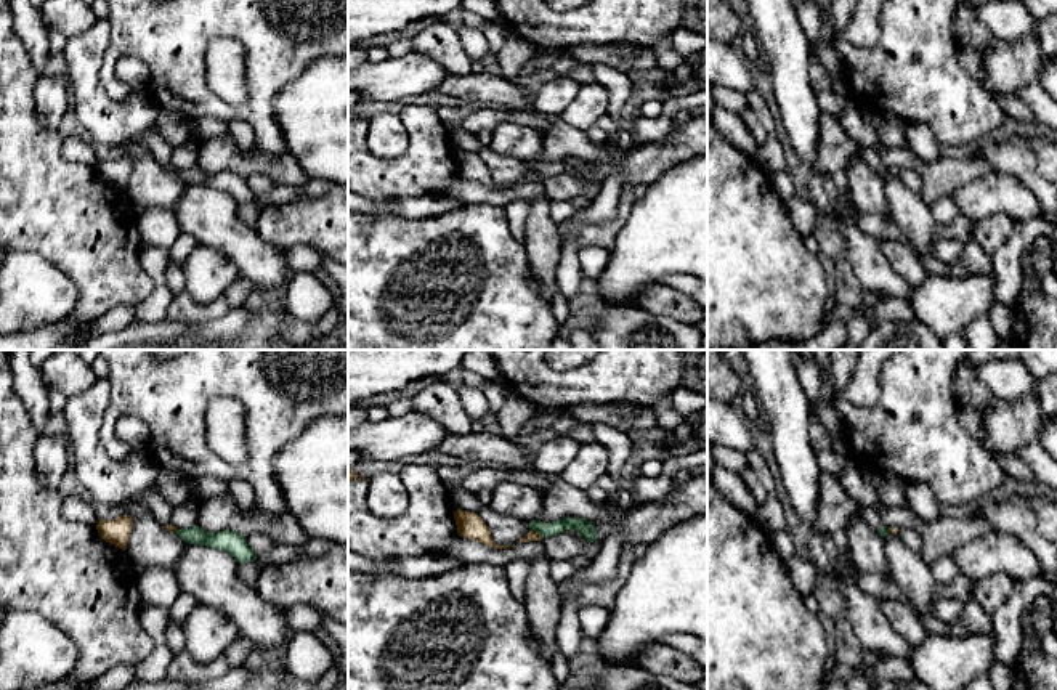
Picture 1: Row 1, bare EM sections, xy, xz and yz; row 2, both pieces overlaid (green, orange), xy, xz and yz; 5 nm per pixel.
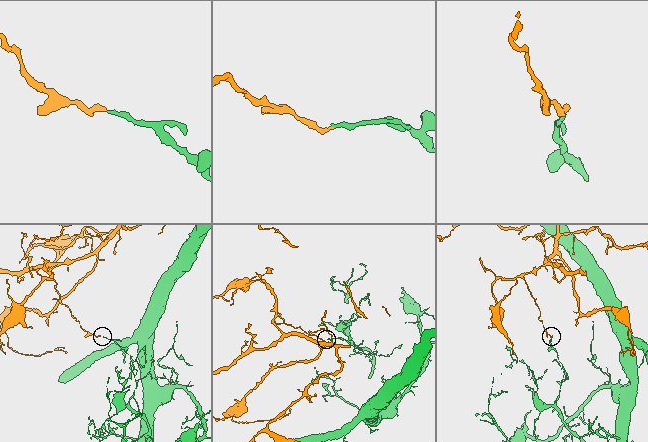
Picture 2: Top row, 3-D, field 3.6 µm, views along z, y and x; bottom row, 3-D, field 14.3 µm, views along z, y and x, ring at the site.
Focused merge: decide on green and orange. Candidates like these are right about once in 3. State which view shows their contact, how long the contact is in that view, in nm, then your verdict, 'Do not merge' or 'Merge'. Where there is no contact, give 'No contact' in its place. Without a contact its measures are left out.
Touches green in xz. Shared border 70 nm. Do not merge

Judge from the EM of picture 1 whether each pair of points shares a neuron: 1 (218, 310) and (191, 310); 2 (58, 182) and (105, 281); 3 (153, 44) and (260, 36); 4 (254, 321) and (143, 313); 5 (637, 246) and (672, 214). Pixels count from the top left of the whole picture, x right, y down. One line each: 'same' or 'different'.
1: same
2: same
3: same
4: different
5: same

